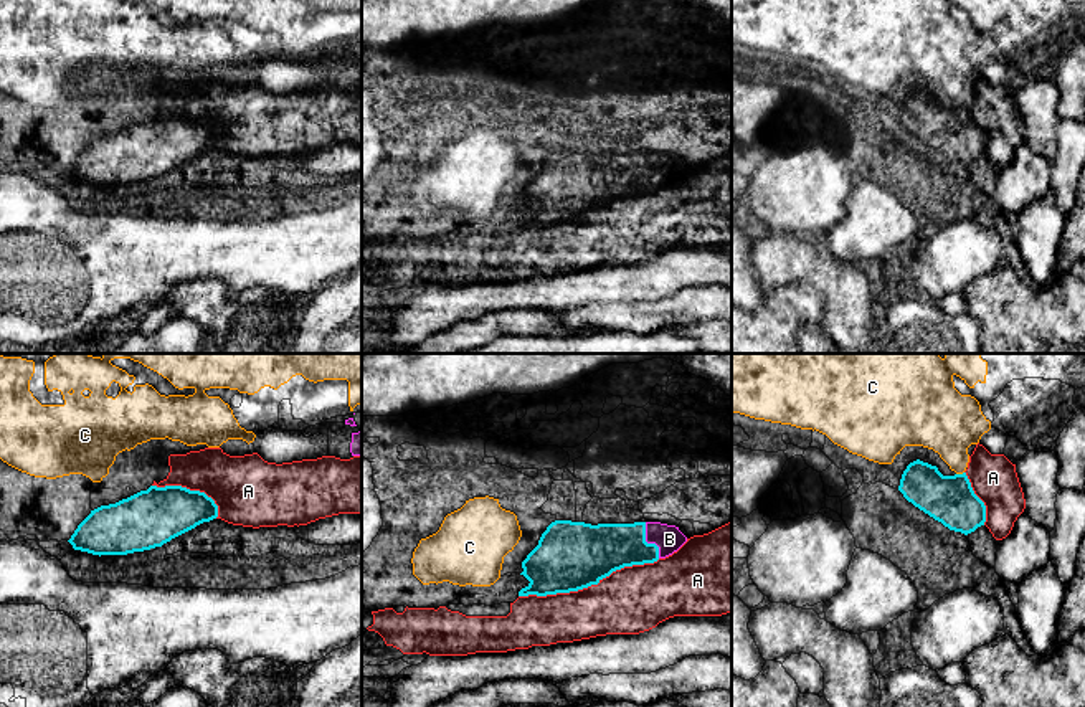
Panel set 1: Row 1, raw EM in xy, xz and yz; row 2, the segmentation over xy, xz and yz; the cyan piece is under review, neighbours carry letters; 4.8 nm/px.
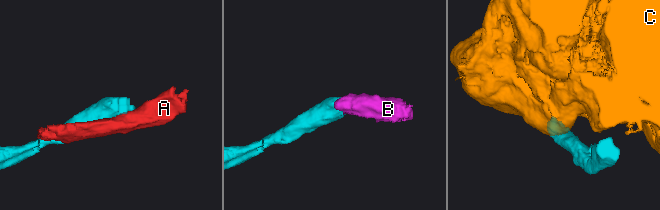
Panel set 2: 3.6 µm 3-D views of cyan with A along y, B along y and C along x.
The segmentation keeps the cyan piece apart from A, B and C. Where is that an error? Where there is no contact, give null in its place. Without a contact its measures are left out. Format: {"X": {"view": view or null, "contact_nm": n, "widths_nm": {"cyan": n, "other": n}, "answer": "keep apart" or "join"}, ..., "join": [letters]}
{"A": {"view": "xz", "contact_nm": 700, "widths_nm": {"cyan": 340, "other": 320}, "answer": "keep apart"}, "B": {"view": "xz", "contact_nm": 190, "widths_nm": {"cyan": 260, "other": 140}, "answer": "join"}, "C": {"view": "yz", "contact_nm": 40, "widths_nm": {"cyan": 240, "other": 280}, "answer": "keep apart"}, "join": ["B"]}

